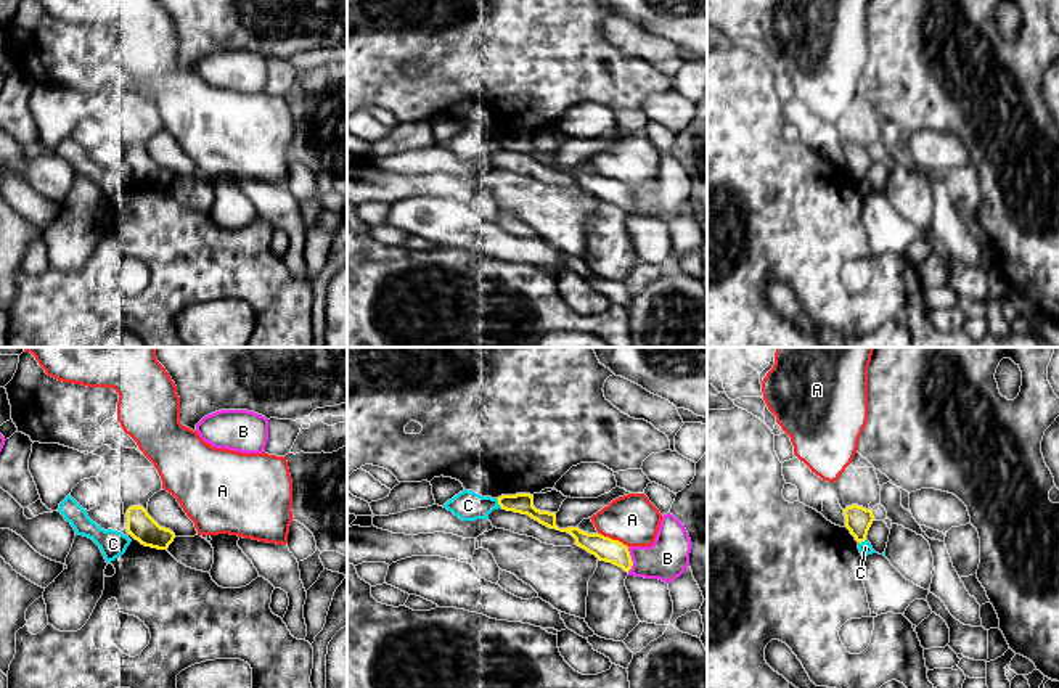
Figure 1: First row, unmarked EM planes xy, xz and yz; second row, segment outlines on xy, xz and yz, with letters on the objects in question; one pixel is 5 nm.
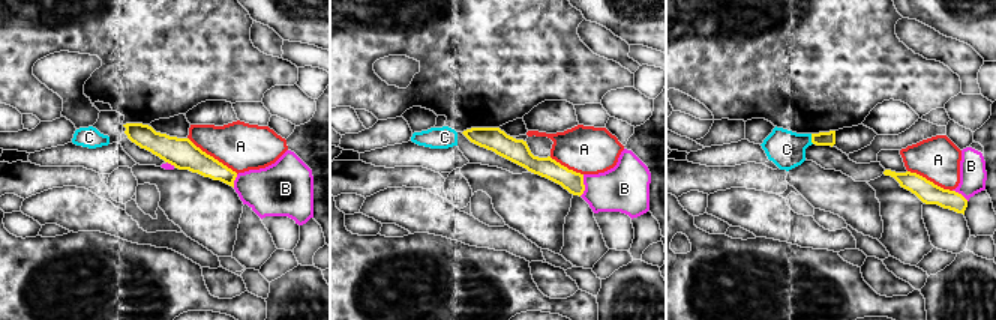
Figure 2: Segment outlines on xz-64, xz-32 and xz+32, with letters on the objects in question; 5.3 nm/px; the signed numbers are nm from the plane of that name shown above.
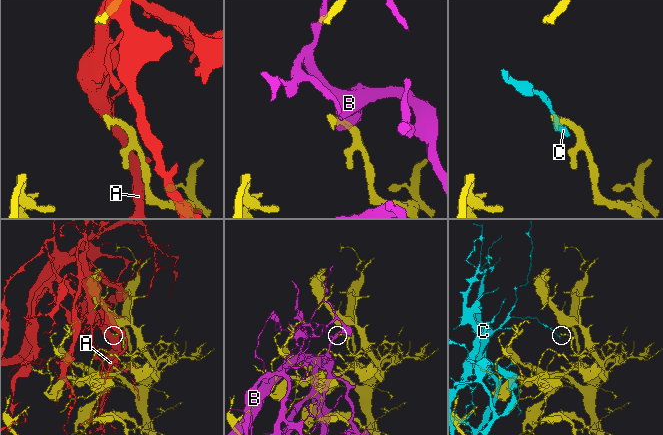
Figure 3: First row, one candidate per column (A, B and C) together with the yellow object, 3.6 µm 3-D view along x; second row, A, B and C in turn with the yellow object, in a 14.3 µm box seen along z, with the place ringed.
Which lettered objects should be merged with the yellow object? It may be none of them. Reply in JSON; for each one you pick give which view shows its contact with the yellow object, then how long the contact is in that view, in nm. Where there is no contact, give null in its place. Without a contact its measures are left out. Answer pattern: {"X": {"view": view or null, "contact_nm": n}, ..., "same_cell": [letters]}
{"same_cell": []}

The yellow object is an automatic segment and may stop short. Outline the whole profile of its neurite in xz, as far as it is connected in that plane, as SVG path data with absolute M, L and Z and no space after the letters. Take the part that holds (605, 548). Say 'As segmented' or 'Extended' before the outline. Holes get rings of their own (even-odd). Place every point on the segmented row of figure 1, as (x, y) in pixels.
As segmented. M530 493L501 495L497 500L501 510L527 514L550 529L570 534L575 539L577 547L595 555L599 561L612 563L625 572L633 566L627 545L601 534L583 532L579 527L559 529L556 526L556 513L537 510L534 506L534 495Z

